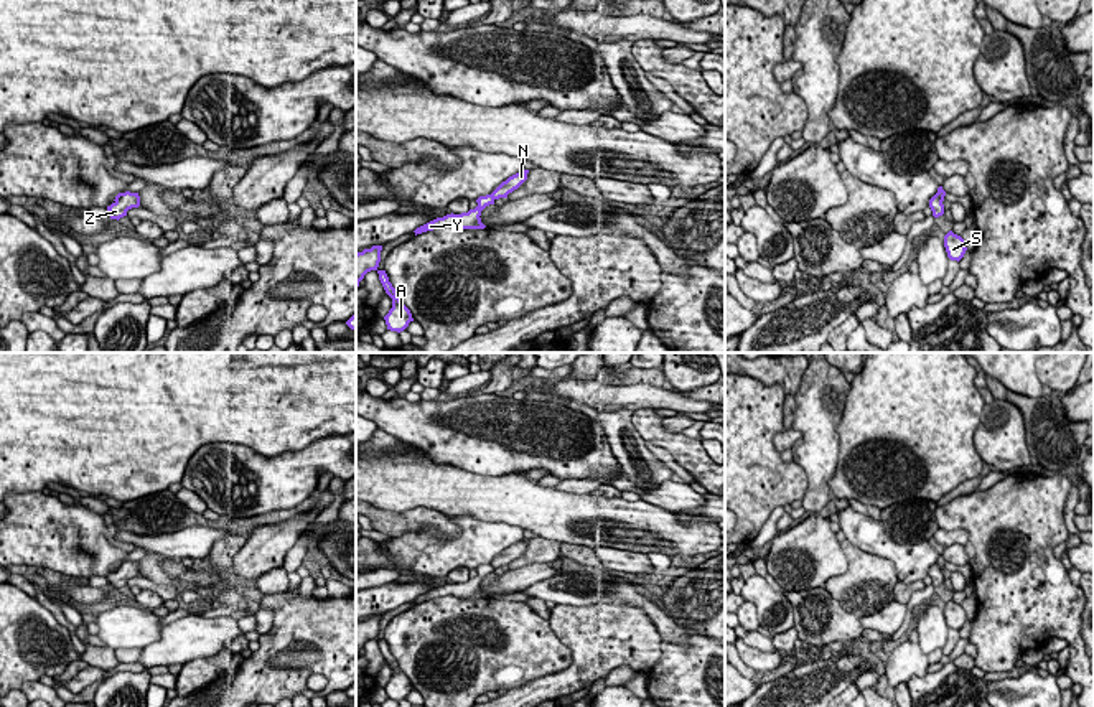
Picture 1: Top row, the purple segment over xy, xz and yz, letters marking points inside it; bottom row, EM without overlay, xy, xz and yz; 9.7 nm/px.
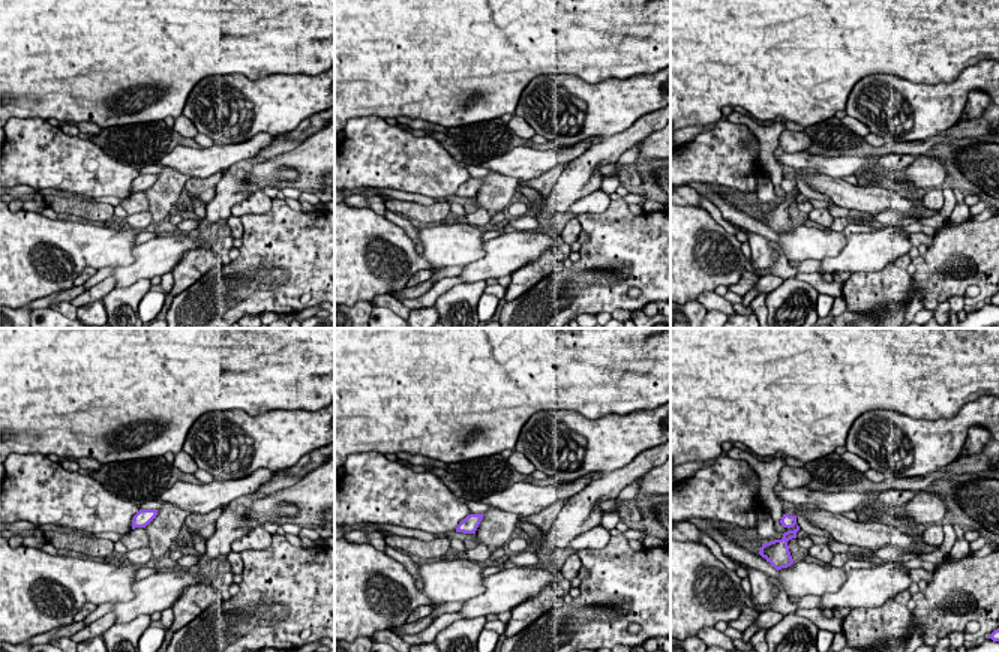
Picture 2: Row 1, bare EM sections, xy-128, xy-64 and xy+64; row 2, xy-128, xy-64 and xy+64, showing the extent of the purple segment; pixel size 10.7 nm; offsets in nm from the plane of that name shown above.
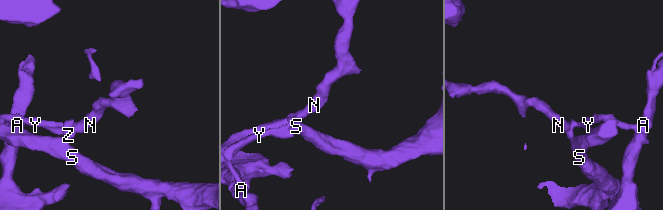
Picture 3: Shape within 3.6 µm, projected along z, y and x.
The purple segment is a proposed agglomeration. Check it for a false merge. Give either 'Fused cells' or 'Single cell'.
Fused cells

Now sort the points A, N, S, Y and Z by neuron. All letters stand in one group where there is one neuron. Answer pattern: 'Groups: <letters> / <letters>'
Groups: A Y / N S Z

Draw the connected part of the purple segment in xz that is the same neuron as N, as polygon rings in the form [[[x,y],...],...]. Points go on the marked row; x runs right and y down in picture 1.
[[[522,170],[521,173],[516,173],[516,175],[509,176],[506,181],[503,181],[503,183],[491,193],[491,196],[493,196],[494,199],[507,198],[509,193],[512,193],[514,190],[517,190],[517,188],[527,180],[527,173],[529,173],[529,170]]]

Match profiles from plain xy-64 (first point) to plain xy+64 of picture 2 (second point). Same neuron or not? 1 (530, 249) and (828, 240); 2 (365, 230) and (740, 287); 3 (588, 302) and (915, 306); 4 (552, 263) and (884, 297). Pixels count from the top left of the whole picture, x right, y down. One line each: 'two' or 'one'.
1: two
2: two
3: two
4: one

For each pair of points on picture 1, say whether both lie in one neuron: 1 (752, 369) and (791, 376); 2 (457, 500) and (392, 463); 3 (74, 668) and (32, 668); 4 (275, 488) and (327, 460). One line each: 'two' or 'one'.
1: one
2: one
3: two
4: one

